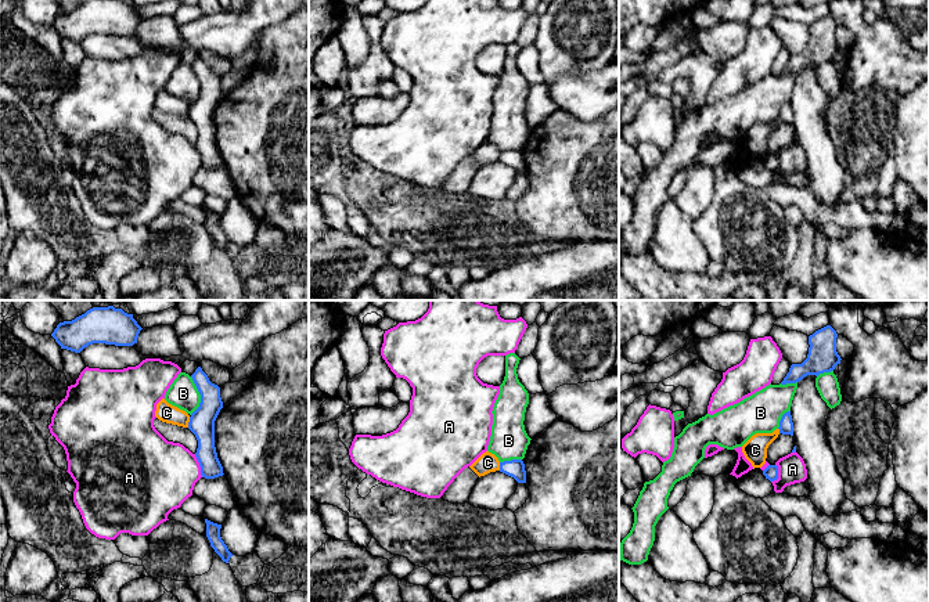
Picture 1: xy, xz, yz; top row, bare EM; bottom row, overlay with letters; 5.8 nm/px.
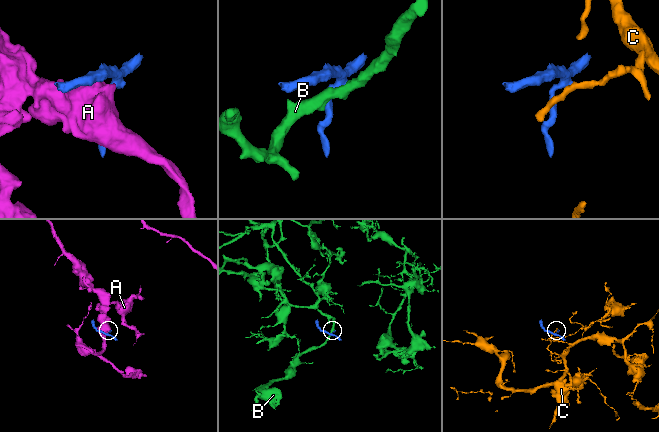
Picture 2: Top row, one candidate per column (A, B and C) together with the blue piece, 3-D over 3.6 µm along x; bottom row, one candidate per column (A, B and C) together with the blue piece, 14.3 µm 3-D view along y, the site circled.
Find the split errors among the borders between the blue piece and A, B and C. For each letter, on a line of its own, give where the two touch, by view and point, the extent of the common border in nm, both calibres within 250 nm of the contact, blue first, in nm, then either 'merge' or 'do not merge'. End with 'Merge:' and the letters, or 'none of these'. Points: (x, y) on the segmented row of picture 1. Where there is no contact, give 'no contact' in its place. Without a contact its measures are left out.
A: xy (200, 465) | 140 nm | 150/420 nm | do not merge
B: xy (201, 396) | 220 nm | 150/170 nm | do not merge
C: xy (188, 422) | 70 nm | 150/110 nm | do not merge
Merge: none of these

